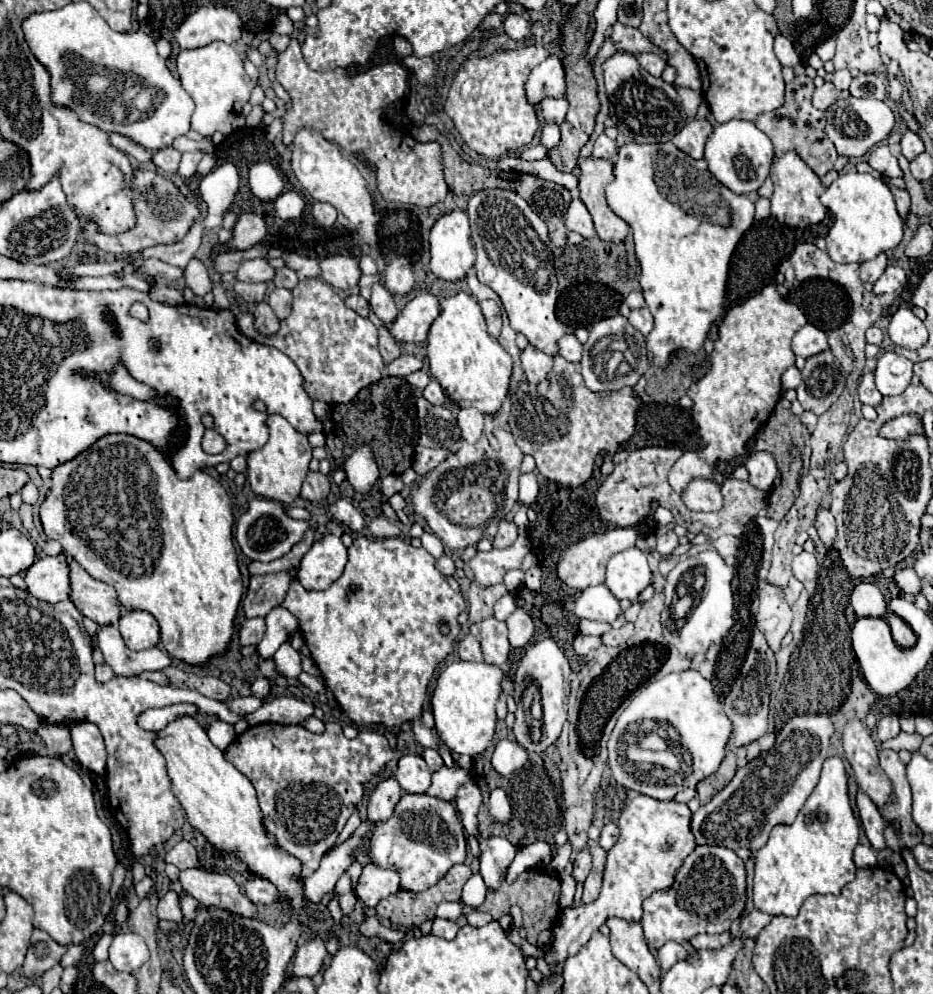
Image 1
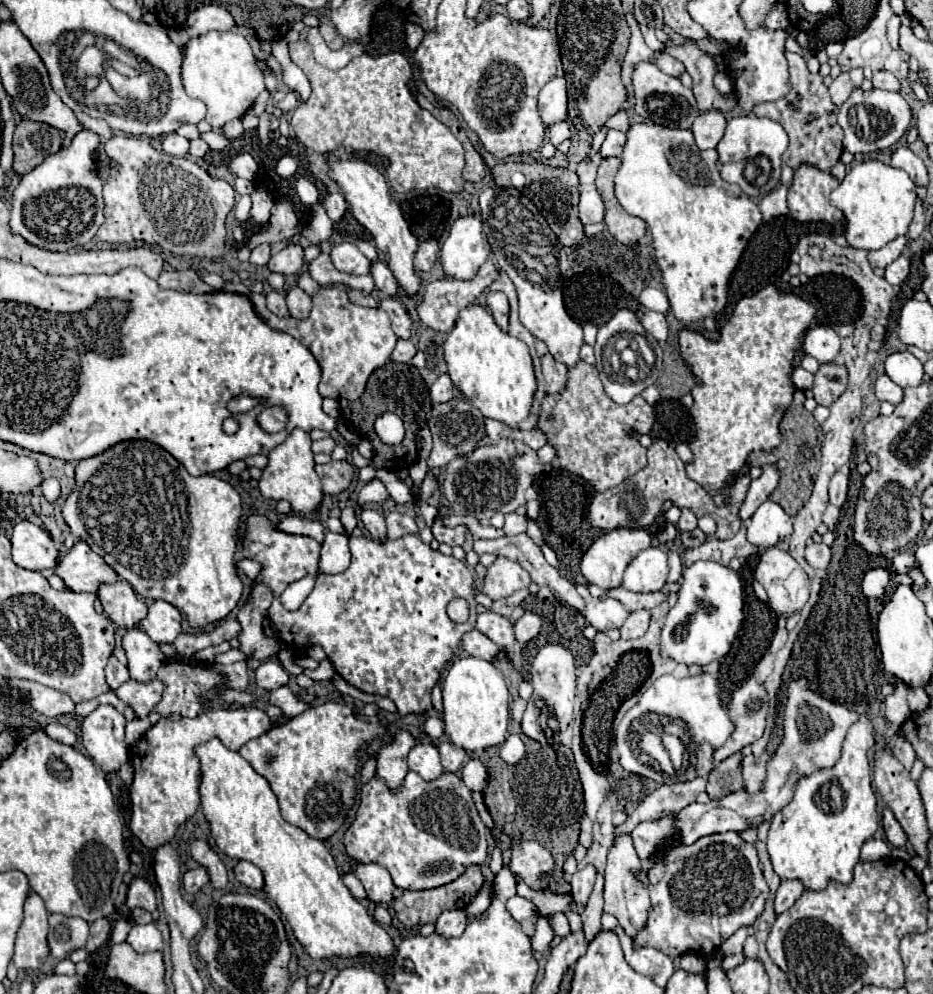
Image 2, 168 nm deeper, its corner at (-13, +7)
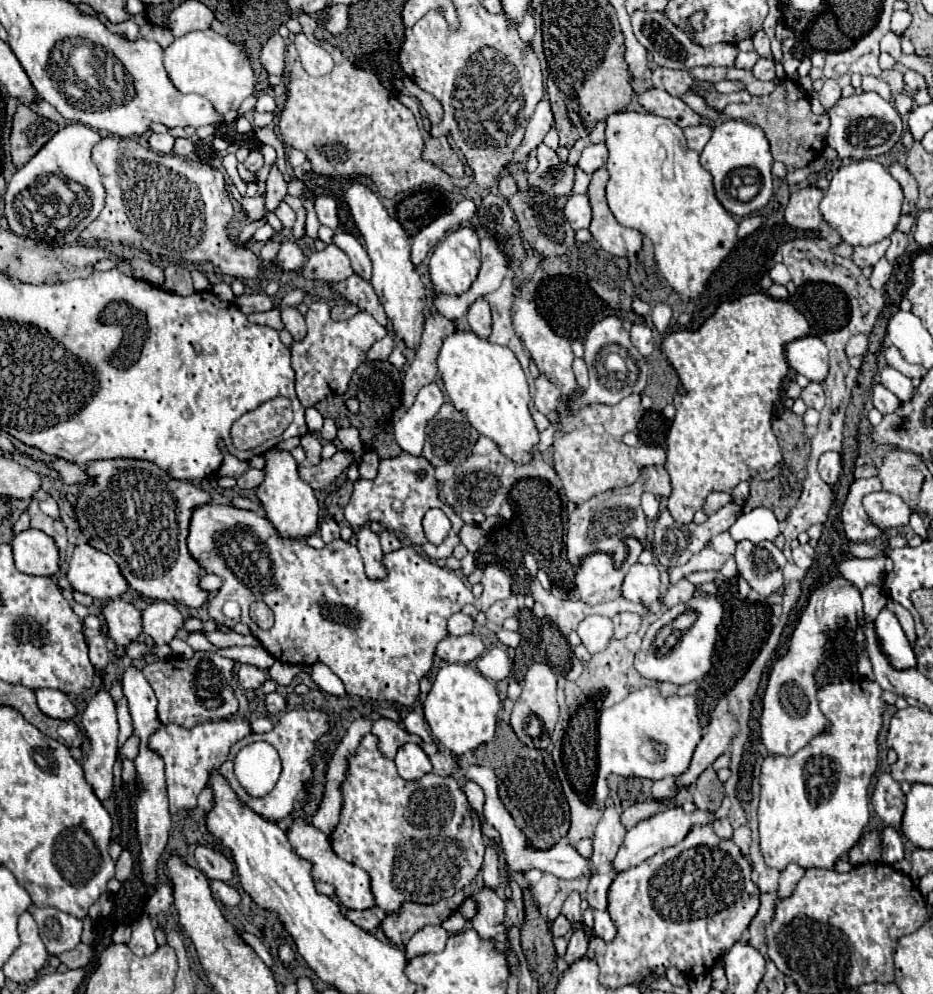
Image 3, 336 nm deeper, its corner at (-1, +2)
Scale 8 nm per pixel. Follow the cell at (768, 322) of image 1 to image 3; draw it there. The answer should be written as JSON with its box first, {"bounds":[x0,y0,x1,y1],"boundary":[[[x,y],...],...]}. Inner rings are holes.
{"bounds":[662,293,810,523],"boundary":[[[752,293],[752,295],[744,295],[732,303],[722,303],[714,315],[710,315],[704,325],[698,329],[698,331],[676,331],[676,333],[670,333],[668,335],[668,341],[664,337],[664,343],[662,343],[662,351],[664,355],[668,357],[668,361],[672,363],[672,367],[676,369],[678,377],[680,377],[680,383],[682,383],[682,389],[684,391],[678,391],[674,395],[674,407],[676,407],[676,415],[672,419],[672,425],[670,425],[670,447],[666,453],[670,453],[670,469],[668,469],[668,457],[666,457],[666,471],[670,473],[670,481],[672,481],[672,493],[670,497],[666,499],[666,507],[668,511],[672,513],[674,521],[676,523],[692,523],[694,519],[694,513],[698,509],[702,509],[702,503],[706,501],[706,497],[714,491],[724,491],[724,493],[730,493],[740,481],[750,481],[754,475],[762,473],[762,471],[770,471],[774,465],[778,465],[782,461],[782,453],[780,453],[780,447],[778,447],[778,441],[776,441],[776,435],[772,433],[770,429],[770,421],[772,421],[772,411],[774,411],[774,403],[776,399],[780,397],[780,389],[782,389],[782,379],[788,375],[788,363],[786,363],[786,355],[784,355],[784,345],[794,341],[794,339],[802,339],[810,333],[810,325],[806,321],[806,317],[802,313],[796,311],[796,307],[788,301],[778,301],[778,299],[772,299],[770,295],[766,293]]]}

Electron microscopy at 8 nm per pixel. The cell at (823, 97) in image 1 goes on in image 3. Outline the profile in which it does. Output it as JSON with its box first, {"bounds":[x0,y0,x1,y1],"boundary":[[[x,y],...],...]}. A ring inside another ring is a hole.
{"bounds":[818,79,840,111],"boundary":[[[826,79],[824,87],[818,93],[818,99],[826,111],[830,111],[836,105],[836,101],[840,99],[840,85],[836,83],[836,79]]]}

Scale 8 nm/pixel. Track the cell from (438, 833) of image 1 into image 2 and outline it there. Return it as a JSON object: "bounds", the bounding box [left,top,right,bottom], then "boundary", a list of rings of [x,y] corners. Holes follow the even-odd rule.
{"bounds":[344,772,488,890],"boundary":[[[408,772],[400,790],[388,790],[382,778],[374,776],[364,784],[360,792],[360,808],[356,812],[354,824],[344,836],[346,852],[362,862],[376,862],[388,868],[396,888],[400,890],[428,890],[444,886],[456,880],[466,866],[482,864],[488,858],[488,828],[482,824],[476,806],[472,802],[472,792],[466,788],[460,776],[444,772],[434,782],[424,782],[418,774]]]}

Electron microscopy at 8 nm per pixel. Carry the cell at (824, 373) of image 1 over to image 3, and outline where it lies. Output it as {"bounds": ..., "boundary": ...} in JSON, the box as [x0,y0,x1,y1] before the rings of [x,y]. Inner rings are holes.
{"bounds":[802,383,824,411],"boundary":[[[808,383],[808,387],[802,391],[802,401],[812,409],[822,411],[822,407],[824,407],[824,385],[822,383]]]}

